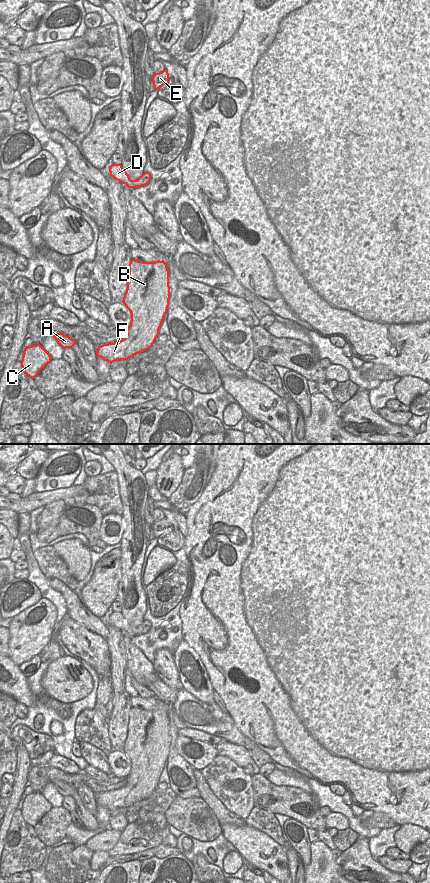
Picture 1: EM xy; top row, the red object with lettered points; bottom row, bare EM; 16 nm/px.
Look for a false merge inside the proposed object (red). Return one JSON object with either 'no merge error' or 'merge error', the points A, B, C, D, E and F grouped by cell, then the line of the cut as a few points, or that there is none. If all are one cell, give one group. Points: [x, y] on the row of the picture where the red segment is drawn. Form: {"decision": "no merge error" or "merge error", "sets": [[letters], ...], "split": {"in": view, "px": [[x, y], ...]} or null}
{"decision": "no merge error", "sets": [["A", "B", "C", "D", "E", "F"]], "split": null}

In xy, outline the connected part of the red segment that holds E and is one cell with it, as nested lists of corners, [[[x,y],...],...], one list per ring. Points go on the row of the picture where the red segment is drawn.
[[[164,69],[162,72],[155,73],[152,76],[152,82],[155,90],[158,90],[165,84],[169,84],[170,77],[167,69]]]

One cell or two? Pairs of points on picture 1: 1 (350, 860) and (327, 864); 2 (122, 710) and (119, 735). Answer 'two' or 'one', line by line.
1: two
2: one

